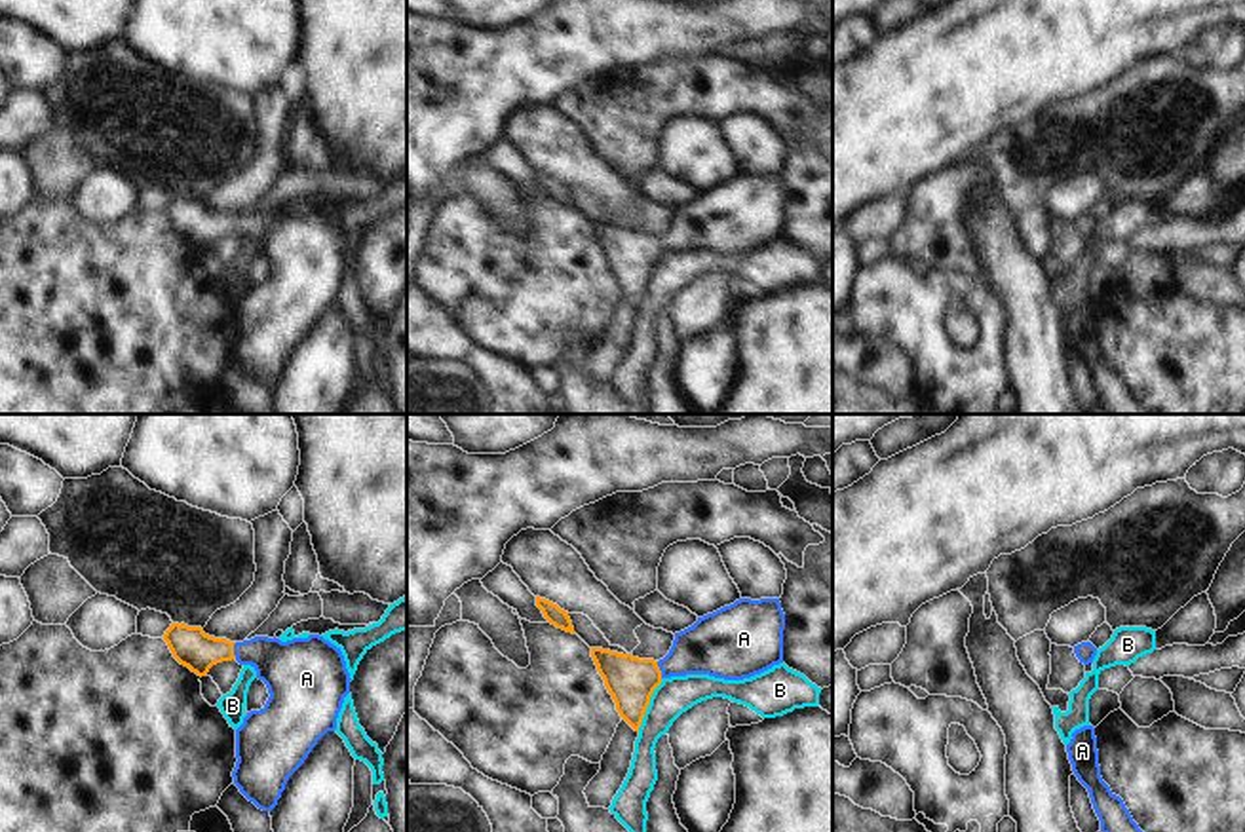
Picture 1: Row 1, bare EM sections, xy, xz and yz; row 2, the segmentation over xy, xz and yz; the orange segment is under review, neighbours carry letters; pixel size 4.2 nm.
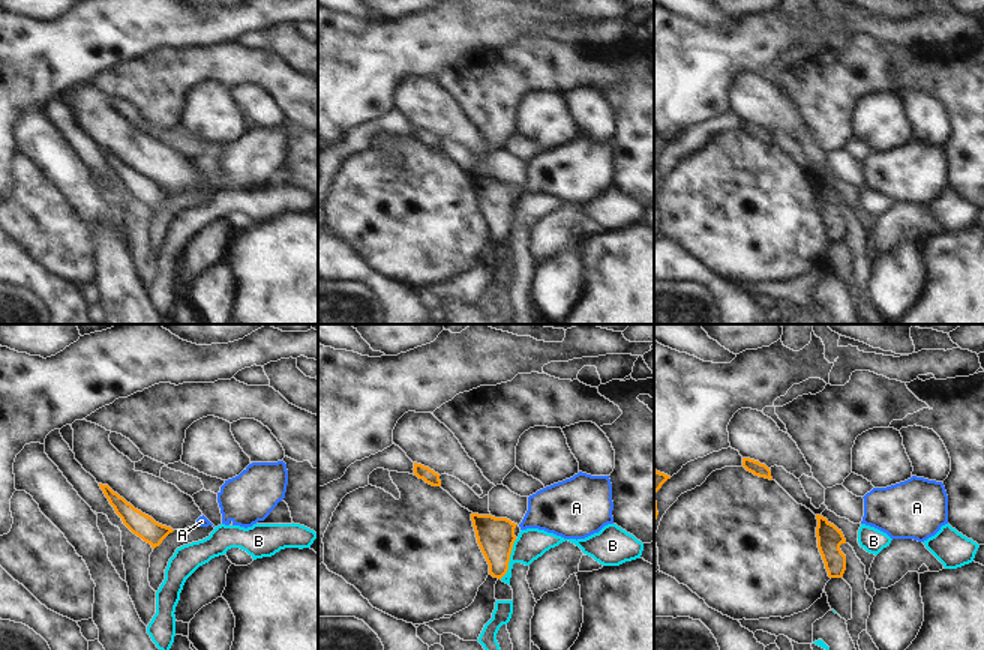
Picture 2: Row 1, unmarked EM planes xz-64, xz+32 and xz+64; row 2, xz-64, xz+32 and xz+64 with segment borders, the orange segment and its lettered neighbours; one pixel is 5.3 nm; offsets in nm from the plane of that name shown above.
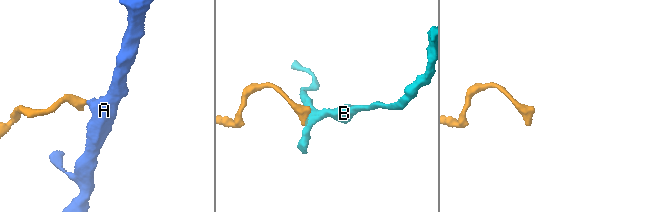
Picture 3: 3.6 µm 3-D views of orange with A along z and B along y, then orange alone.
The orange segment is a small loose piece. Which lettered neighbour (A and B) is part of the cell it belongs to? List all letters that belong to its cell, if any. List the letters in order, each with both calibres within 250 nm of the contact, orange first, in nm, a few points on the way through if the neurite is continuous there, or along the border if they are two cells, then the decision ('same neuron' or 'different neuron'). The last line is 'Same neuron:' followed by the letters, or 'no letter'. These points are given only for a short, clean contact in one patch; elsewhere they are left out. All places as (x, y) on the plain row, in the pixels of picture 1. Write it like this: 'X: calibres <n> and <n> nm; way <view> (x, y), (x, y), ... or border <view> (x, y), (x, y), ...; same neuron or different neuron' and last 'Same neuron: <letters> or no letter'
A: calibres 170 and 240 nm; way xy (191, 221), (196, 225), (232, 225), (263, 226), (287, 244); same neuron
B: calibres 200 and 160 nm; border xz (662, 253), (637, 304); different neuron
Same neuron: A

